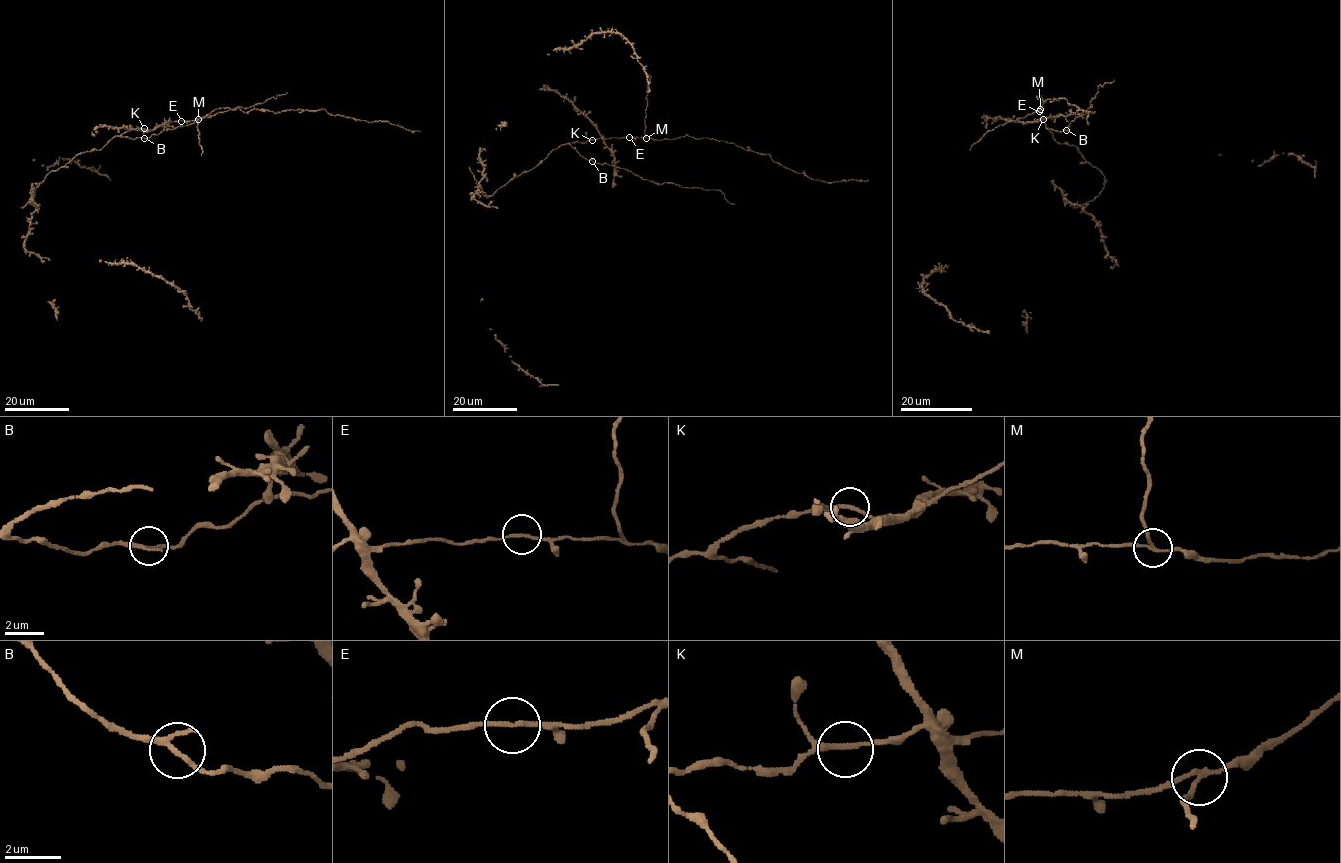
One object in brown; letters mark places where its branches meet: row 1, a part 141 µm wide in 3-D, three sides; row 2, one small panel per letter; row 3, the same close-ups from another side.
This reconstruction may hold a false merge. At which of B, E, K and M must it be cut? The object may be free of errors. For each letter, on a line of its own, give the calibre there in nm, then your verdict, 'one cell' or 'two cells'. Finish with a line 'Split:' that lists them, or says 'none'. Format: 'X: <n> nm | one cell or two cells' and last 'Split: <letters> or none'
B: 160 nm | one cell
E: 150 nm | one cell
K: 170 nm | one cell
M: 140 nm | two cells
Split: M

